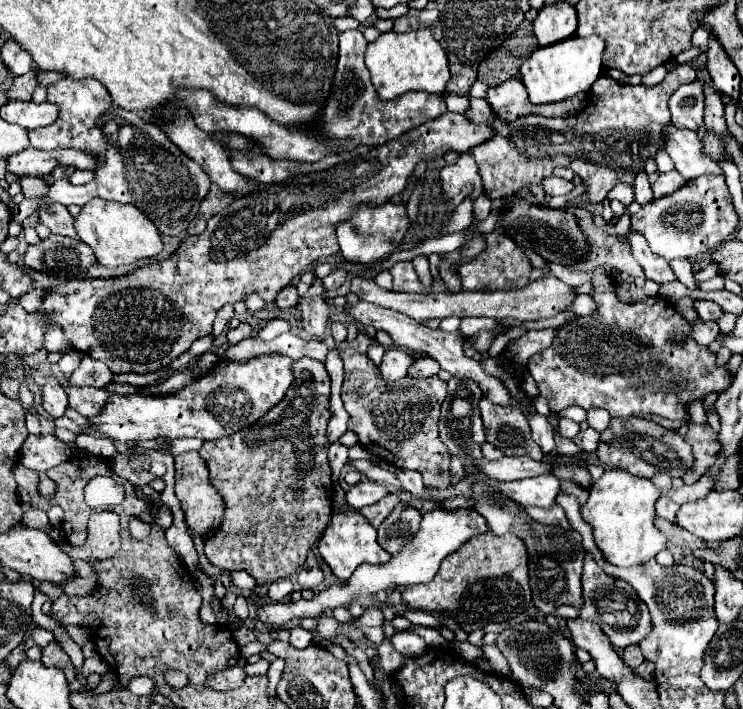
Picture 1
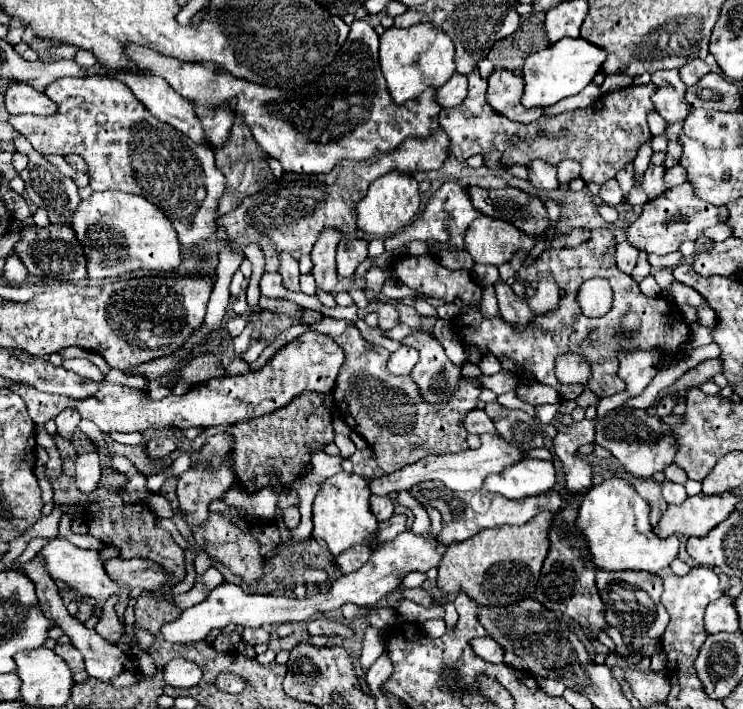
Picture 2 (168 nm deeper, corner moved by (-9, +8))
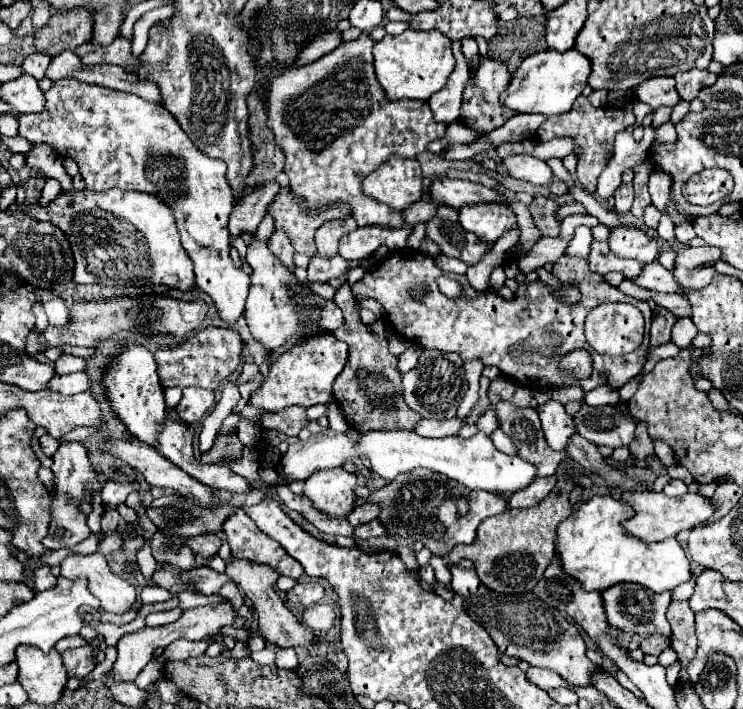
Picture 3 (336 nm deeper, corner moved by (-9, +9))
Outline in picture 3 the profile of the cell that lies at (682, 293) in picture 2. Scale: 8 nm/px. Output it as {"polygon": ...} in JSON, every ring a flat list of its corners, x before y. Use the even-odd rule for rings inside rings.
{"polygon":[[654,261,654,263,646,263,642,267,642,275,638,275,634,279,640,287,644,289,650,289,650,291,662,291,662,293,672,293,672,291,678,291,678,283,674,279,674,275,664,269,660,265,660,261]]}

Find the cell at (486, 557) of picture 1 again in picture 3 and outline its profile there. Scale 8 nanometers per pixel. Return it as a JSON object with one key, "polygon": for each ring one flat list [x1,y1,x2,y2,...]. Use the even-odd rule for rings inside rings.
{"polygon":[[558,479,552,493,544,497,538,505,528,509,508,509,498,517,484,519,478,527,476,541,472,545,454,547,454,551,450,553,450,561,456,563,458,559,470,559,472,563,476,563,480,581,496,593,532,591,554,559,554,537,558,523,574,511,568,501,572,489,574,481]]}

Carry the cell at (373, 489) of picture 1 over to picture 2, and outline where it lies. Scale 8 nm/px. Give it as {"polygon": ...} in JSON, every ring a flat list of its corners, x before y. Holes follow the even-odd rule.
{"polygon":[[482,434,480,440,482,440,482,446,478,450,466,450,466,452,442,454,442,456,430,454,430,456,424,456,422,460,408,464,406,468,400,468,392,474,372,478,370,480,370,492,380,494,380,496,398,496,402,490,410,490,412,486,416,486,424,480,438,480,450,490,480,490,486,476,490,476,494,472,502,472,506,466,516,464,518,460,524,458,524,454,516,446,506,444,506,440,502,440,500,436]]}

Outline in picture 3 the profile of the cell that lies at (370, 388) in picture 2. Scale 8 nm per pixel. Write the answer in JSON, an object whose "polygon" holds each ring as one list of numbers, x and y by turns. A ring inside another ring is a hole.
{"polygon":[[348,283,336,289,334,301,344,311,344,327,334,331,334,335,346,341,350,349,348,363,340,373,340,377,334,381,334,399,344,411,346,421,360,431,414,429,414,425,420,421,420,415,410,407,406,407,402,399,402,373,394,363,394,355,388,351,388,339,372,333,366,325,362,325]]}

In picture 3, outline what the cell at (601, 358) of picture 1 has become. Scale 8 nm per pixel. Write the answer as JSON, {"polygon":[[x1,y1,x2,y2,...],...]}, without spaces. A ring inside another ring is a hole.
{"polygon":[[410,247,402,251,392,251,392,255,384,259,374,271,366,271,364,277,352,287,352,293,356,299,376,299,386,309,386,317,392,325,392,331,402,335,404,339,410,339,414,343,418,341,420,345,424,345,424,349,458,353,464,361,482,359,484,365,496,365,504,375,516,379,522,387,560,387,578,383,584,391,590,391,598,385,610,385,614,389,620,389,622,383,616,381,618,363,612,363,612,359,606,359,604,363,602,359,606,355,598,355,596,351,590,353,590,345,584,337,584,319,588,311,596,305,608,301,624,301,640,307,646,325,650,325,652,311,648,303,640,303,620,293,616,287,604,283,602,275,596,275,588,269,586,259,562,255,554,263,554,269,572,269,572,275,584,275,584,293,580,303,562,303,548,291,548,287,542,281,520,283,518,295,514,293,514,299,504,299,494,291,478,293,468,285,464,275,454,275,454,281,458,281,462,287,460,297,448,299,444,293,440,293,436,285,436,279,444,275,444,271,434,263,434,259],[422,275,426,275,430,283,430,293,422,301,414,301,412,297,408,297,406,287,422,283],[574,349,586,349,592,355,592,375,588,379,574,379,570,375,560,373,560,359]]}

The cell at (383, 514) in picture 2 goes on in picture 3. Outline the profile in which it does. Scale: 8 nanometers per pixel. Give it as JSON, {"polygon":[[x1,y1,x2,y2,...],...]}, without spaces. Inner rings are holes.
{"polygon":[[366,503,362,507,356,507,346,519,352,527,356,527,356,525,362,525,362,523,368,523,368,521,376,519,378,513,380,513,380,507,376,503]]}

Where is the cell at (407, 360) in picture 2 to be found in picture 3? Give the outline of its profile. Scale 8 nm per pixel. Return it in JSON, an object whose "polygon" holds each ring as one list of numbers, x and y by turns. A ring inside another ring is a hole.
{"polygon":[[412,343,412,345,398,357,398,369,400,369,402,373,408,373,412,367,416,367,420,353,422,353,422,347,420,347,418,343]]}

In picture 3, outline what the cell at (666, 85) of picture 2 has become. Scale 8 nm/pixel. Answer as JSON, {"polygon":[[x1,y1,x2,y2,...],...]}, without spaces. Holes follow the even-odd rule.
{"polygon":[[654,77,654,79,646,79,644,83,640,83,638,87,632,89,632,95,650,105,652,109,658,109,660,105,668,105,674,107,680,103,680,95,674,87,674,77]]}

